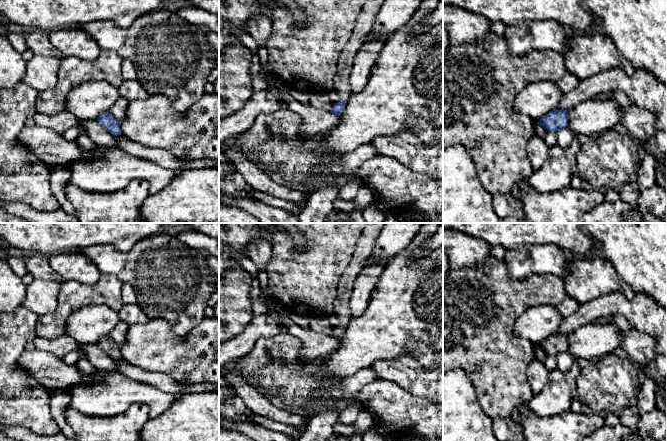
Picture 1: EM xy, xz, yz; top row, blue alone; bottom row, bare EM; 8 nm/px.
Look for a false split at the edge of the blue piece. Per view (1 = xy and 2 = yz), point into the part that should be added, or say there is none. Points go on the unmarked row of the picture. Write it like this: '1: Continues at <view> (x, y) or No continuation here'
1: No continuation here
2: No continuation here

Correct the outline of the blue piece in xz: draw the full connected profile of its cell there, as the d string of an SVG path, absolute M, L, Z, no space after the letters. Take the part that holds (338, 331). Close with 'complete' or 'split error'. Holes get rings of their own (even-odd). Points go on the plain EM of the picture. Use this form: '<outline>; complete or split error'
M367 223L359 239L350 263L344 271L337 288L334 302L334 315L341 321L341 325L334 327L332 338L340 340L350 323L349 301L353 292L355 279L363 270L366 260L371 256L373 247L385 223Z; split error

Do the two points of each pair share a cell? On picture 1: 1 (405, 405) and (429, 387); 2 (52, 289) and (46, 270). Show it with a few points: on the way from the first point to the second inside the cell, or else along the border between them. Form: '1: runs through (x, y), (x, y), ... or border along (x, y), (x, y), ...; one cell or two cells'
1: border along (397, 383), (415, 395), (425, 397), (432, 402); two cells
2: border along (34, 278), (50, 279), (60, 283); two cells

